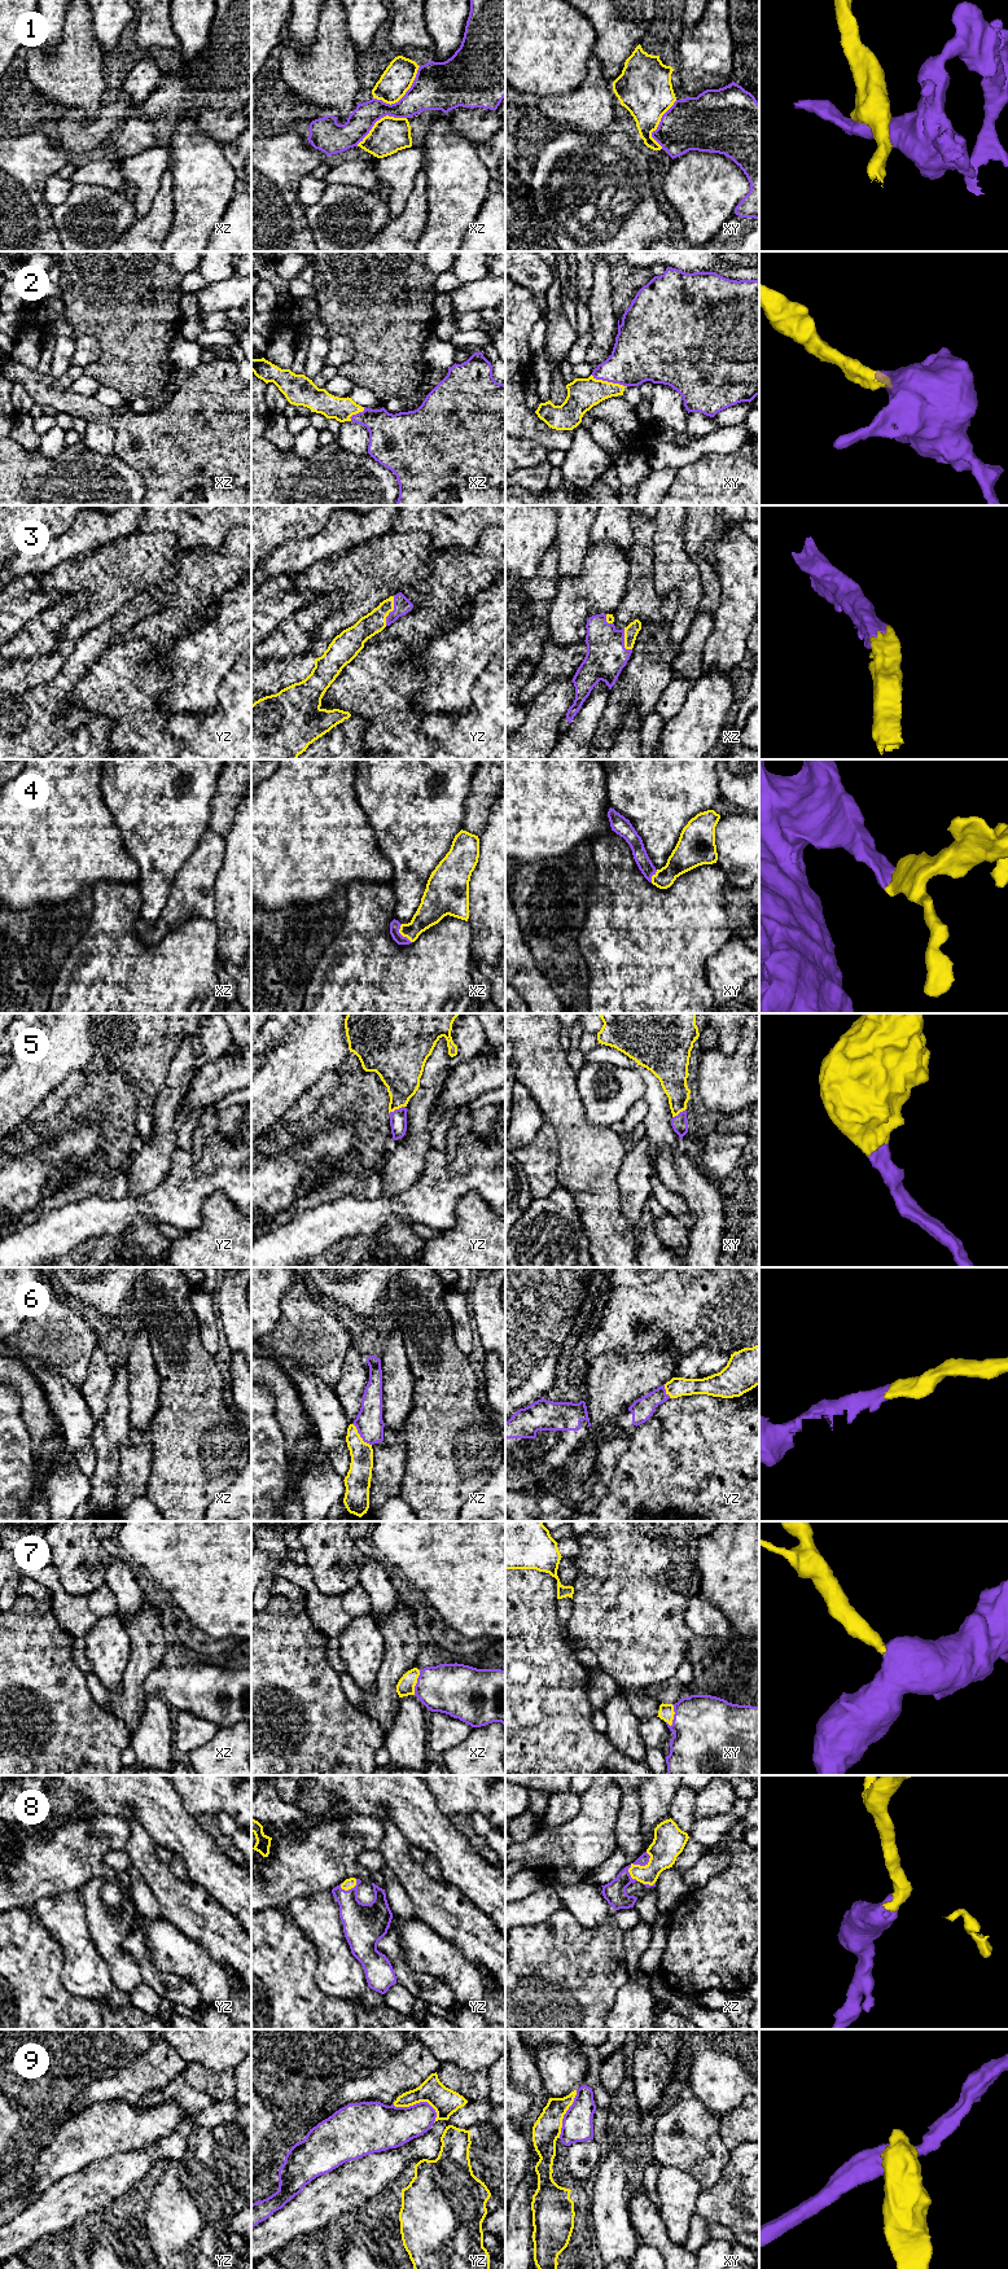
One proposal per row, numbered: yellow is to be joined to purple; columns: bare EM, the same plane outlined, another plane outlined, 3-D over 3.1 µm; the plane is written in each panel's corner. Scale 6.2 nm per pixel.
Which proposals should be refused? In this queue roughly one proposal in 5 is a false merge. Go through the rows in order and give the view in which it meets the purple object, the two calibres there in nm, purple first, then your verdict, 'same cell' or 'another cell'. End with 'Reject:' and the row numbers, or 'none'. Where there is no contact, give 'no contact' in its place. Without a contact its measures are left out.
1: contact in xz; calibres 300 and 190 nm; another cell
2: contact in xy; calibres 320 and 190 nm; same cell
3: contact in yz; calibres 110 and 140 nm; same cell
4: contact in xz; calibres 60 and 170 nm; same cell
5: contact in yz; calibres 110 and 260 nm; same cell
6: contact in xz; calibres 170 and 150 nm; same cell
7: contact in xy; calibres 440 and 100 nm; same cell
8: contact in xz; calibres 70 and 200 nm; same cell
9: contact in yz; calibres 280 and 160 nm; another cell
Reject: 1, 9

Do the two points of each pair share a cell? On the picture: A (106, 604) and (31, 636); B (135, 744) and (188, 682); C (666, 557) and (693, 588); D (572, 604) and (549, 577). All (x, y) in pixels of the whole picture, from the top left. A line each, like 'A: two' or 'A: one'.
A: two
B: two
C: one
D: two

